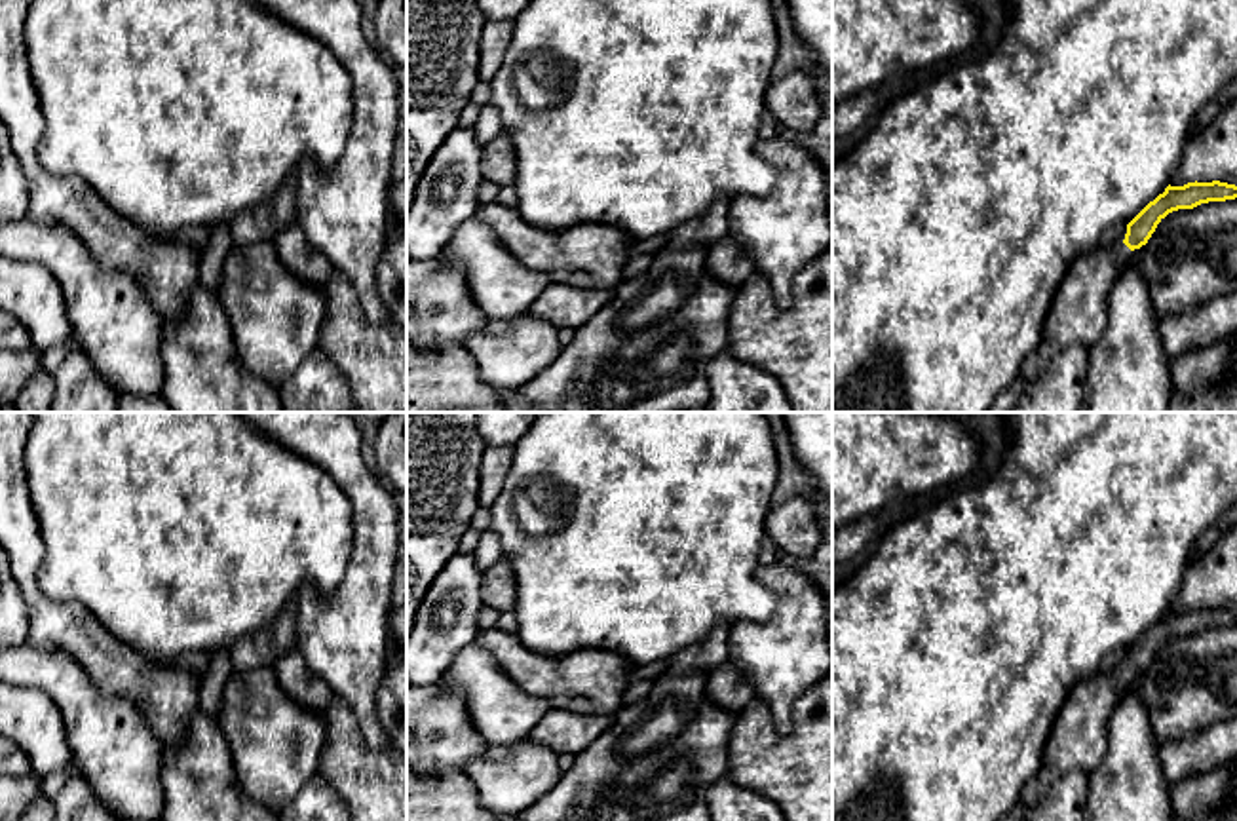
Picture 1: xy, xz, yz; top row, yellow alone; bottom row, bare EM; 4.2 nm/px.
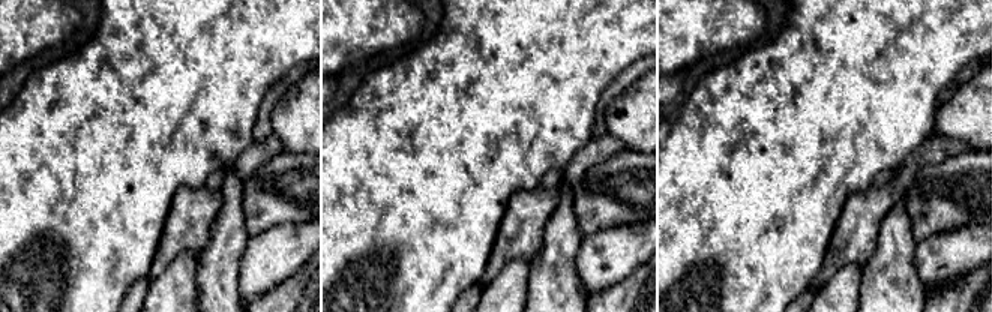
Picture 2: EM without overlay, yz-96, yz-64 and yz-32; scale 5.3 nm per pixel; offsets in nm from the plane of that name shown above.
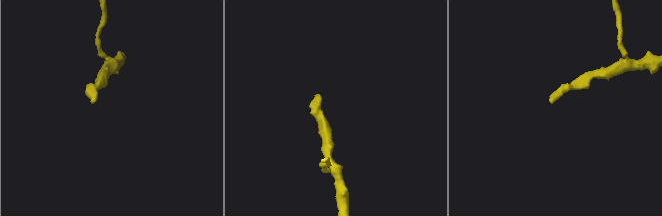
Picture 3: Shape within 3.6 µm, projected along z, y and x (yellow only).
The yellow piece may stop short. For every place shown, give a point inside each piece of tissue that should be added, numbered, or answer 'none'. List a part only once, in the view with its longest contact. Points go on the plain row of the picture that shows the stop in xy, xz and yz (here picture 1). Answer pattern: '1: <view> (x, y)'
1: yz (1078, 740)

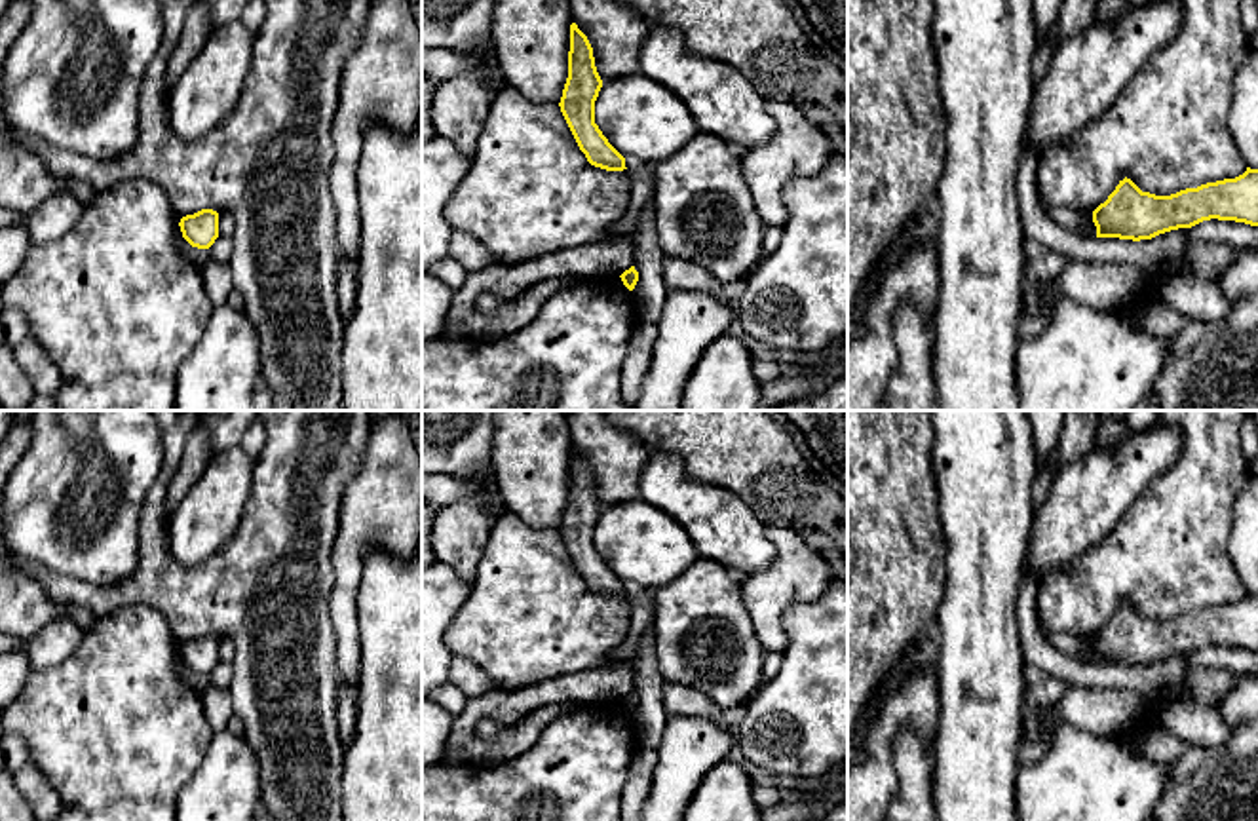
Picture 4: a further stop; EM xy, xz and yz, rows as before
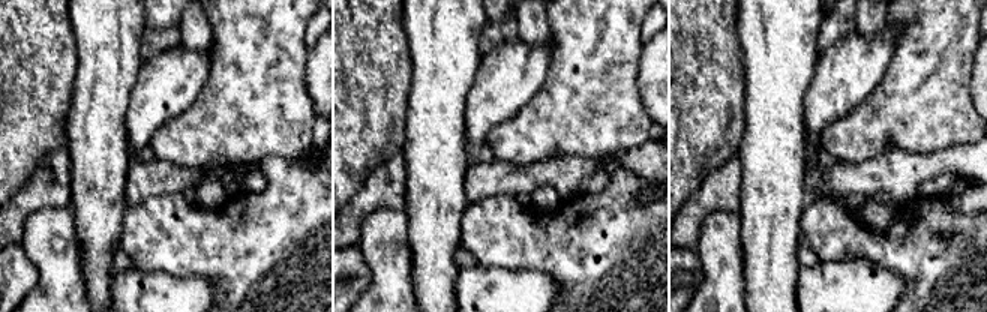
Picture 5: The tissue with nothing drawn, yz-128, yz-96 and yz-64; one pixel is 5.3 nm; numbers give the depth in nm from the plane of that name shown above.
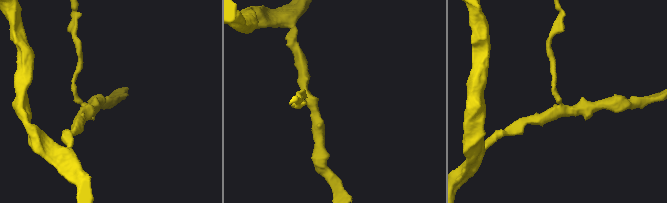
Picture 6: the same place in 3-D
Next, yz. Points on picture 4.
none

